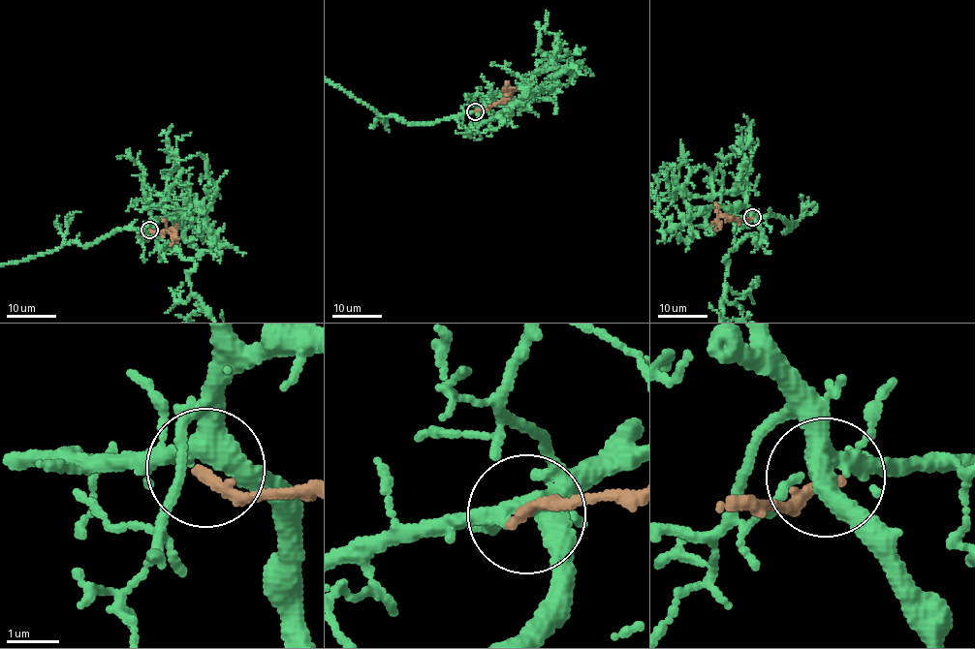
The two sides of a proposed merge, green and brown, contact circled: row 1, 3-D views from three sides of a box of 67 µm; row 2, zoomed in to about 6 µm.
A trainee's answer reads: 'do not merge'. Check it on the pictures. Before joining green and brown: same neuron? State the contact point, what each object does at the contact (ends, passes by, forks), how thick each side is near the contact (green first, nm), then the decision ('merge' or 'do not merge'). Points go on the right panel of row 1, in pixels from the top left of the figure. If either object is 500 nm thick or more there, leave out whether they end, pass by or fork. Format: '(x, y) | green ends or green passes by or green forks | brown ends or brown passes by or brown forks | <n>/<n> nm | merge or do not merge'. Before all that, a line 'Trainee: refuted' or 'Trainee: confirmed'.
Trainee: refuted
(752, 217) | green forks | brown ends | 380/200 nm | merge

